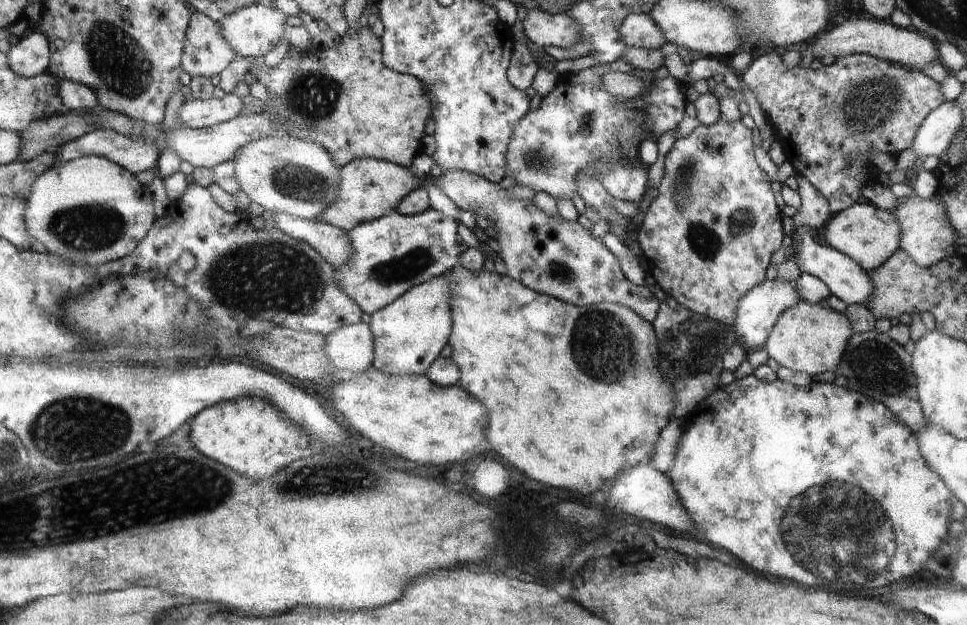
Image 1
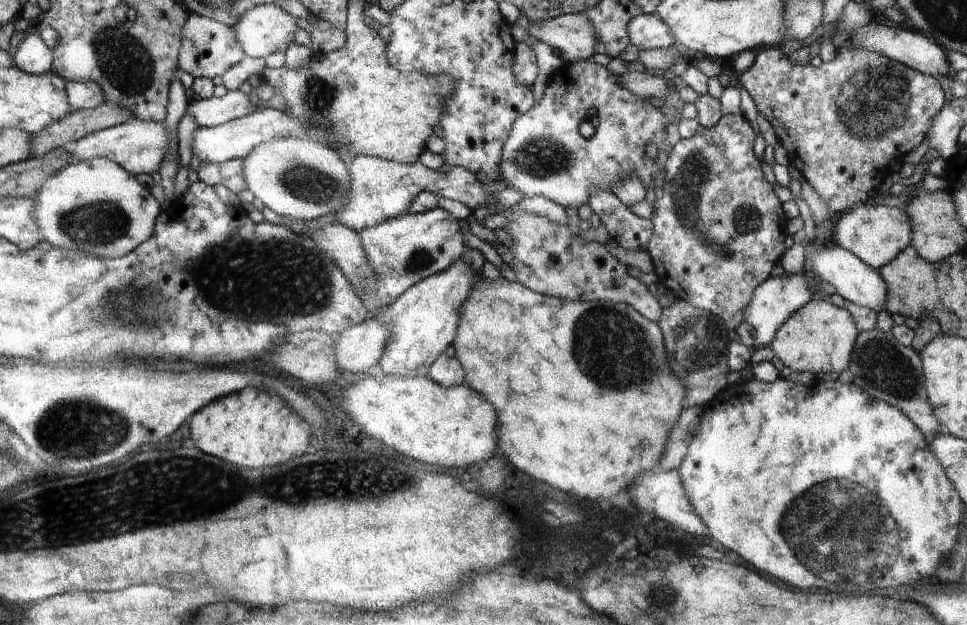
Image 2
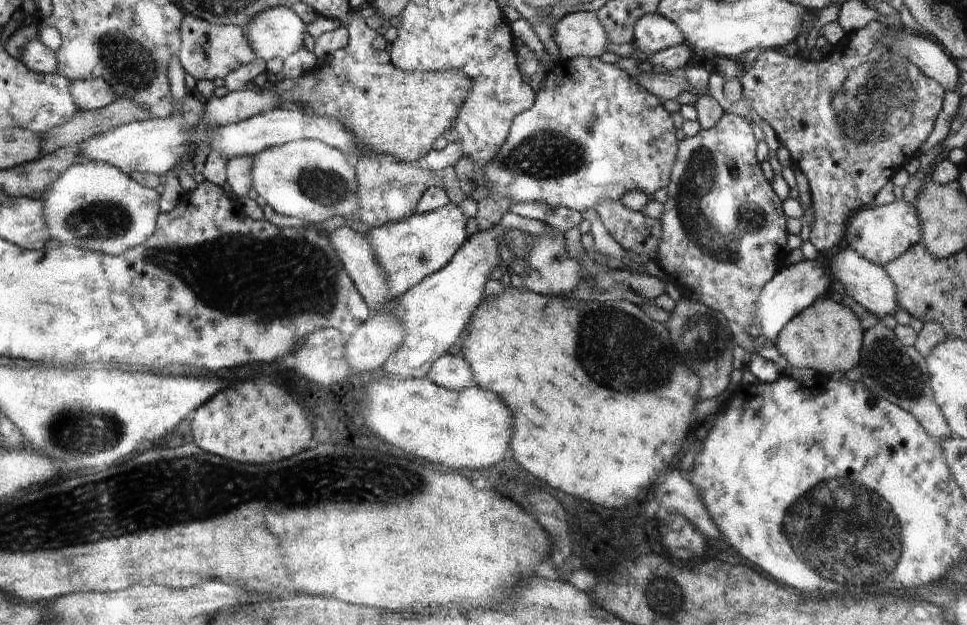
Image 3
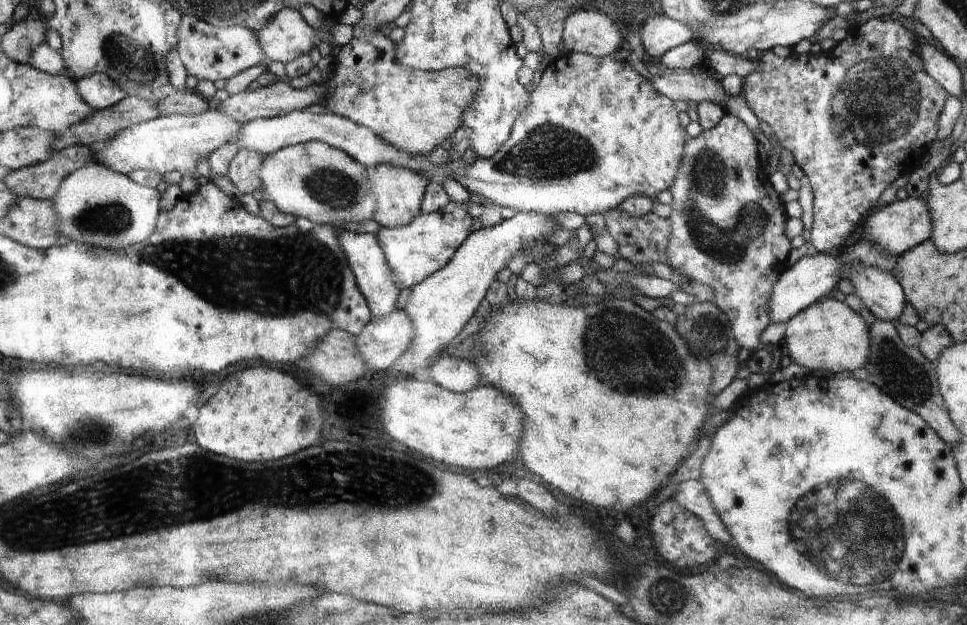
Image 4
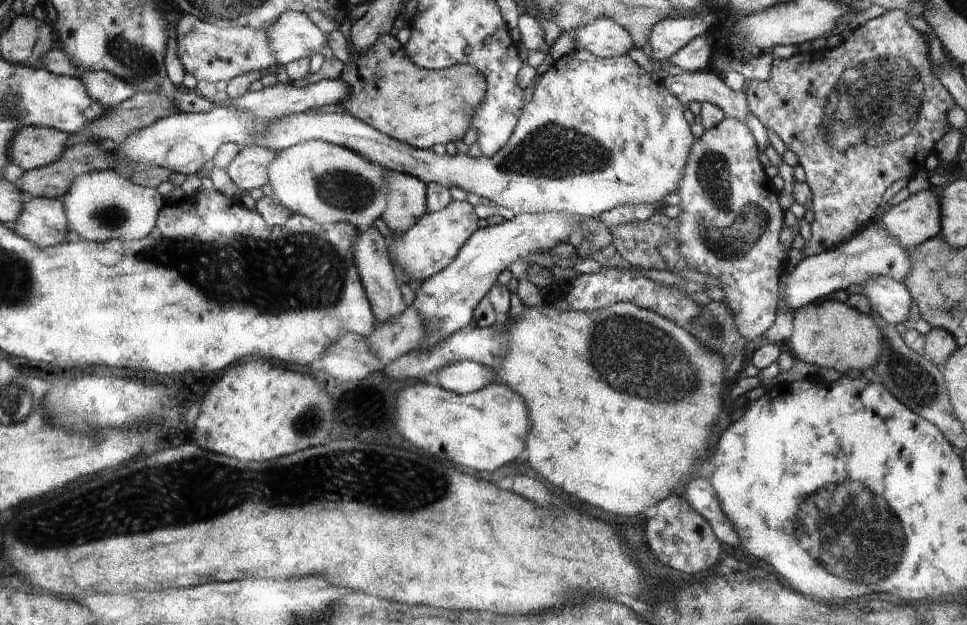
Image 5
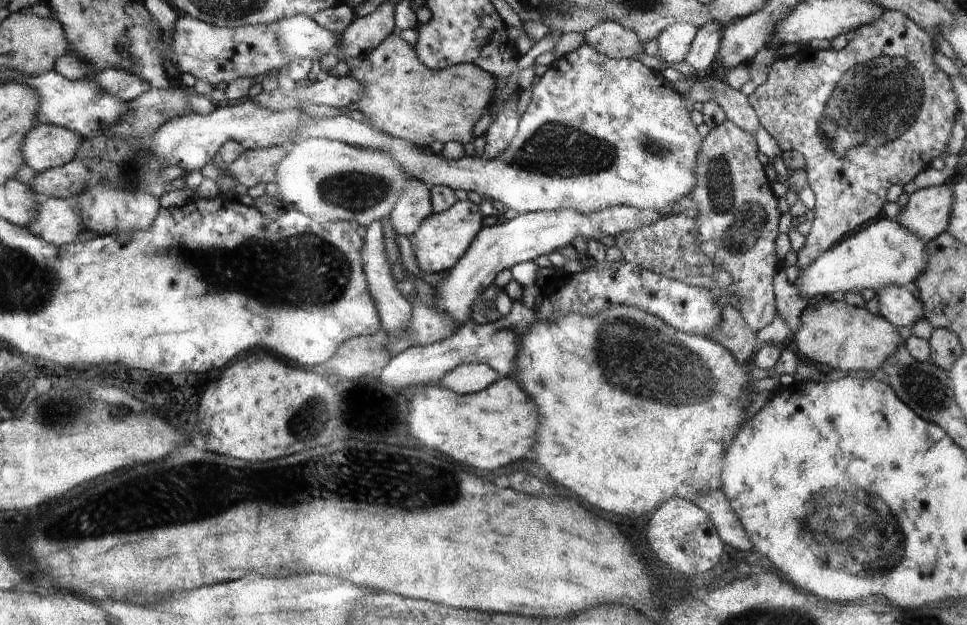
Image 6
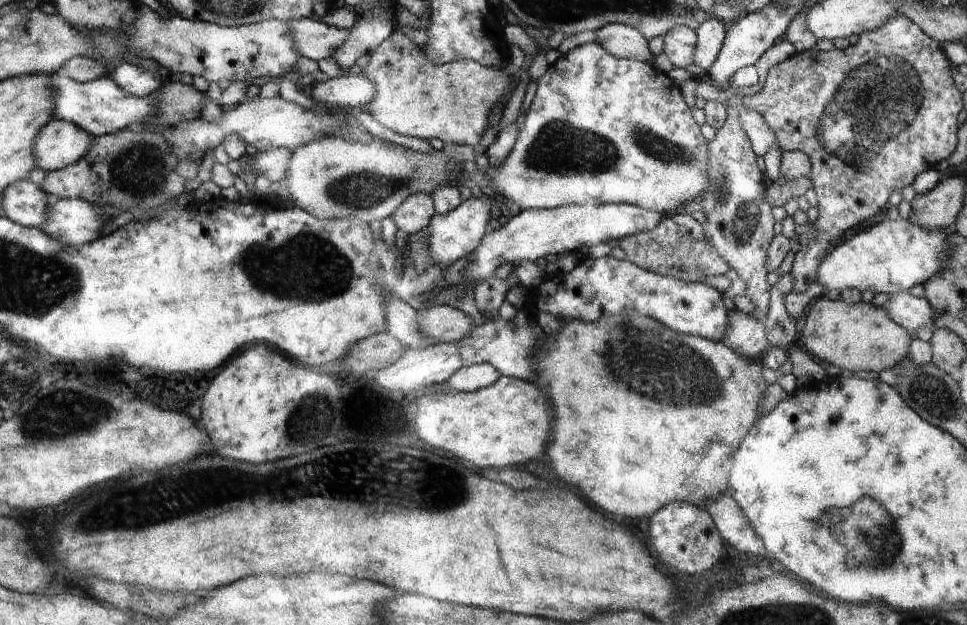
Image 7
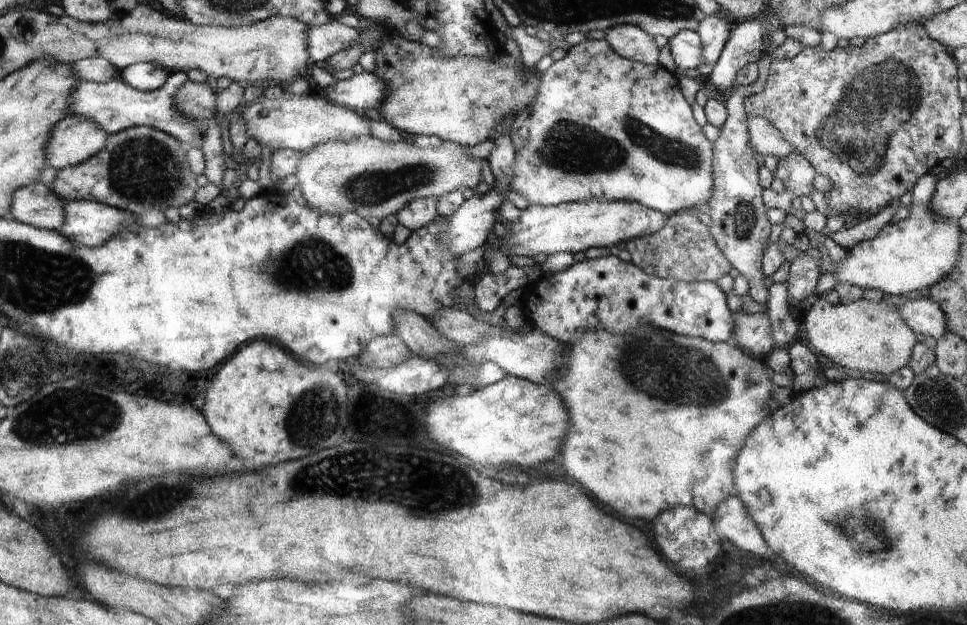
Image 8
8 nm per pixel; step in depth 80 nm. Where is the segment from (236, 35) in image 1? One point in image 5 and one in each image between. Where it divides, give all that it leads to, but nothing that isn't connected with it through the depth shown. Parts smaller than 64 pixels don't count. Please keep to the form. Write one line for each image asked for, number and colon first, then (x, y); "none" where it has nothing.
2: (262, 30)
3: (279, 32)
4: (287, 36)
5: (293, 37)

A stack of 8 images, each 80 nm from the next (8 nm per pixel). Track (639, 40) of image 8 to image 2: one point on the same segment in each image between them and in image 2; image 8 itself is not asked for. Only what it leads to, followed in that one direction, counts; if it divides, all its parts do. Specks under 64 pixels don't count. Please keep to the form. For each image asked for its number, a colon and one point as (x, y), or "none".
2: (573, 35)
3: (580, 34)
4: (589, 31)
5: (605, 38)
6: (610, 38)
7: (623, 41)

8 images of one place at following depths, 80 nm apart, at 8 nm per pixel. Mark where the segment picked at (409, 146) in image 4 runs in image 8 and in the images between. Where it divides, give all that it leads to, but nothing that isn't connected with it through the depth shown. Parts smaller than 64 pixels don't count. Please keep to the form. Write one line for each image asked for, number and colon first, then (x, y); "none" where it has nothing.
5: (421, 107)
6: (401, 96)
7: (453, 102)
8: (464, 99)

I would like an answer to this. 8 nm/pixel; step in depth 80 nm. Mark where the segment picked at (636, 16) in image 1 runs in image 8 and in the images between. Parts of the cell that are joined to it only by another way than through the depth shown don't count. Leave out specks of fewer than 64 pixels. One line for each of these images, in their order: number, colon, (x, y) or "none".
2: (649, 31)
3: (654, 32)
4: (659, 34)
5: (671, 34)
6: (675, 42)
7: (680, 43)
8: (686, 47)

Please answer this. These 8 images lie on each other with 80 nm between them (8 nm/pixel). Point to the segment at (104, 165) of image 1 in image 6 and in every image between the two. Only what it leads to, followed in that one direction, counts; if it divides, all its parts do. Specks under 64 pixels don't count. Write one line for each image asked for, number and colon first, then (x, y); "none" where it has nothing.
2: (94, 206)
3: (93, 205)
4: (98, 207)
5: (100, 206)
6: (106, 209)

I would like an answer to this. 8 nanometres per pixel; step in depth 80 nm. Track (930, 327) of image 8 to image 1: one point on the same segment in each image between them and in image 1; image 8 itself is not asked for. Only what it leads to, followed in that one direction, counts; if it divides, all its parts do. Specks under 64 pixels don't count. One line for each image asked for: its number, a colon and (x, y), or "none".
1: (846, 279)
2: (857, 282)
3: (868, 283)
4: (882, 295)
5: (890, 298)
6: (896, 304)
7: (912, 313)

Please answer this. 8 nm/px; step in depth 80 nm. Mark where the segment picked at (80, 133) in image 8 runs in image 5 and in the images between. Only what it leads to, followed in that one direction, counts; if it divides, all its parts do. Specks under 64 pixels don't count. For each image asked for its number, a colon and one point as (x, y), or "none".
5: (34, 147)
6: (47, 146)
7: (61, 143)

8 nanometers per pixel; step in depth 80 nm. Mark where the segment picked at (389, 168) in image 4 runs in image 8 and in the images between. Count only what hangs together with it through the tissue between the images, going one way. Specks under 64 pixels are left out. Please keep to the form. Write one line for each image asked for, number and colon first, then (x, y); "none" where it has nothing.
5: (407, 202)
6: (415, 205)
7: (415, 214)
8: (420, 212)

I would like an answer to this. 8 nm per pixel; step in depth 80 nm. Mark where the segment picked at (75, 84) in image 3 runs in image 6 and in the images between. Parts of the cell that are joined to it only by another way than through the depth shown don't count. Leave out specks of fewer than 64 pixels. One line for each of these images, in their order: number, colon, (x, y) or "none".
4: (99, 91)
5: (102, 86)
6: (123, 85)

